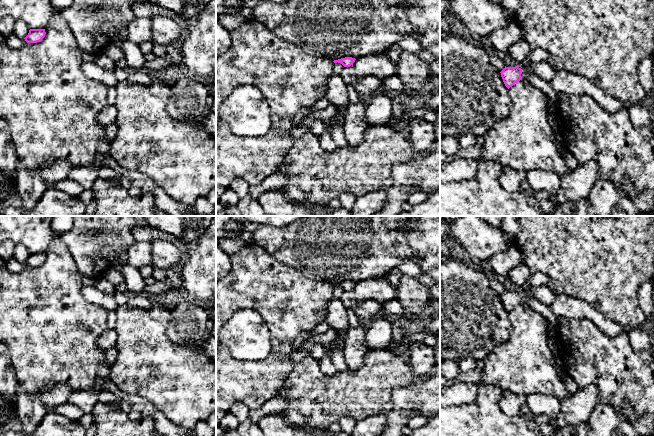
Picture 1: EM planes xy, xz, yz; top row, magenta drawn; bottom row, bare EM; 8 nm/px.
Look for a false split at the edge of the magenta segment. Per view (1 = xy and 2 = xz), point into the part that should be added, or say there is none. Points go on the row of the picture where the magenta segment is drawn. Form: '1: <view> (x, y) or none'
1: none
2: none

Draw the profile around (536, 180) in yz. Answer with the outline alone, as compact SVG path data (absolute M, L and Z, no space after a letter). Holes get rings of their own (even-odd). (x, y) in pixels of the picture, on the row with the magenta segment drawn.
M529 170L525 183L534 191L544 190L555 196L561 187L561 176L546 170Z

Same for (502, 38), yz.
M513 17L507 27L496 29L486 38L497 50L507 53L512 44L524 39L524 29L519 21Z

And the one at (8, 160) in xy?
M0 118L0 170L15 182L16 166L16 149L11 140L9 125L3 118Z

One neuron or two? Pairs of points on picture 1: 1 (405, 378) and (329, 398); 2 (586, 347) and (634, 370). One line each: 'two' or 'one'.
1: one
2: one

